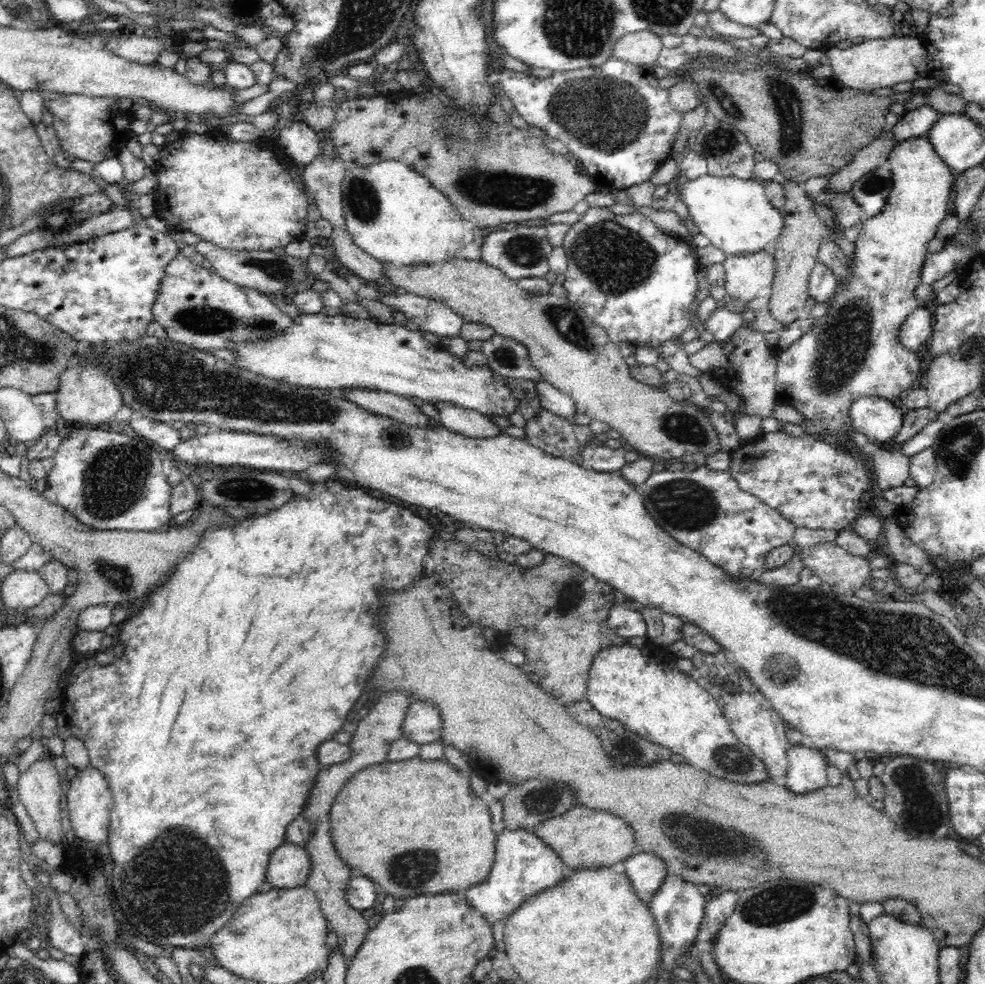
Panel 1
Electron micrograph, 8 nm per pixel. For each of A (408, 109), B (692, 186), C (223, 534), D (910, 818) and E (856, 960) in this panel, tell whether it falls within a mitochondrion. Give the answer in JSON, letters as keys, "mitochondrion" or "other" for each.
{"A":"other","B":"other","C":"other","D":"mitochondrion","E":"other"}

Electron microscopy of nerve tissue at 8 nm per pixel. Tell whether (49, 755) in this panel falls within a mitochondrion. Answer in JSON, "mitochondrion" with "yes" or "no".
{"mitochondrion":"no"}

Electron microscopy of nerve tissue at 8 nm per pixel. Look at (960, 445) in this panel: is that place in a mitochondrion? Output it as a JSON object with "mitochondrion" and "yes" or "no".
{"mitochondrion":"yes"}

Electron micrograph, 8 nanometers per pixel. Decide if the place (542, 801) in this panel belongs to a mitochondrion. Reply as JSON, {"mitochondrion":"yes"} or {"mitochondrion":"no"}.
{"mitochondrion":"yes"}

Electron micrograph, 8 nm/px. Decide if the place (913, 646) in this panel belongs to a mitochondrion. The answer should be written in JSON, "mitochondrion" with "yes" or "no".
{"mitochondrion":"yes"}

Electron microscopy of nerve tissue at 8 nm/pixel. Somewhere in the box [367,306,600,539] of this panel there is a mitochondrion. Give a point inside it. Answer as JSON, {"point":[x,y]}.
{"point":[507,357]}

